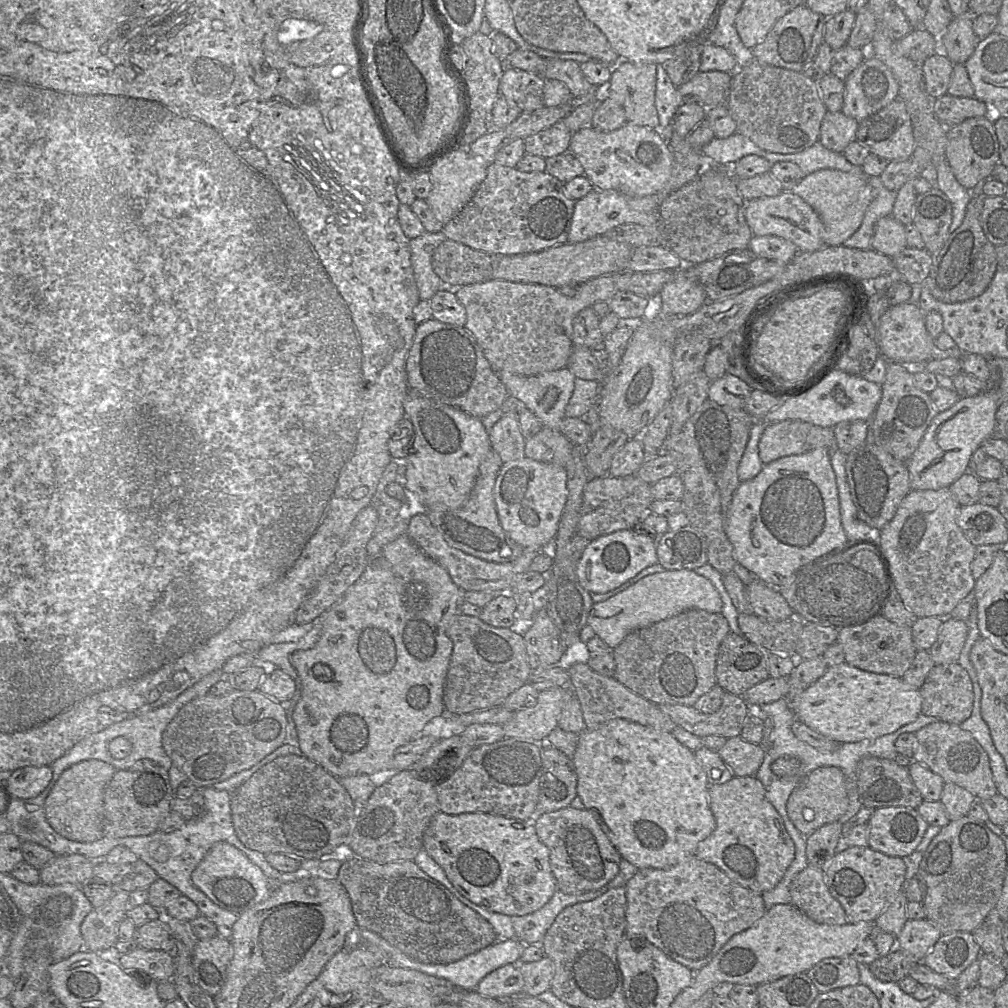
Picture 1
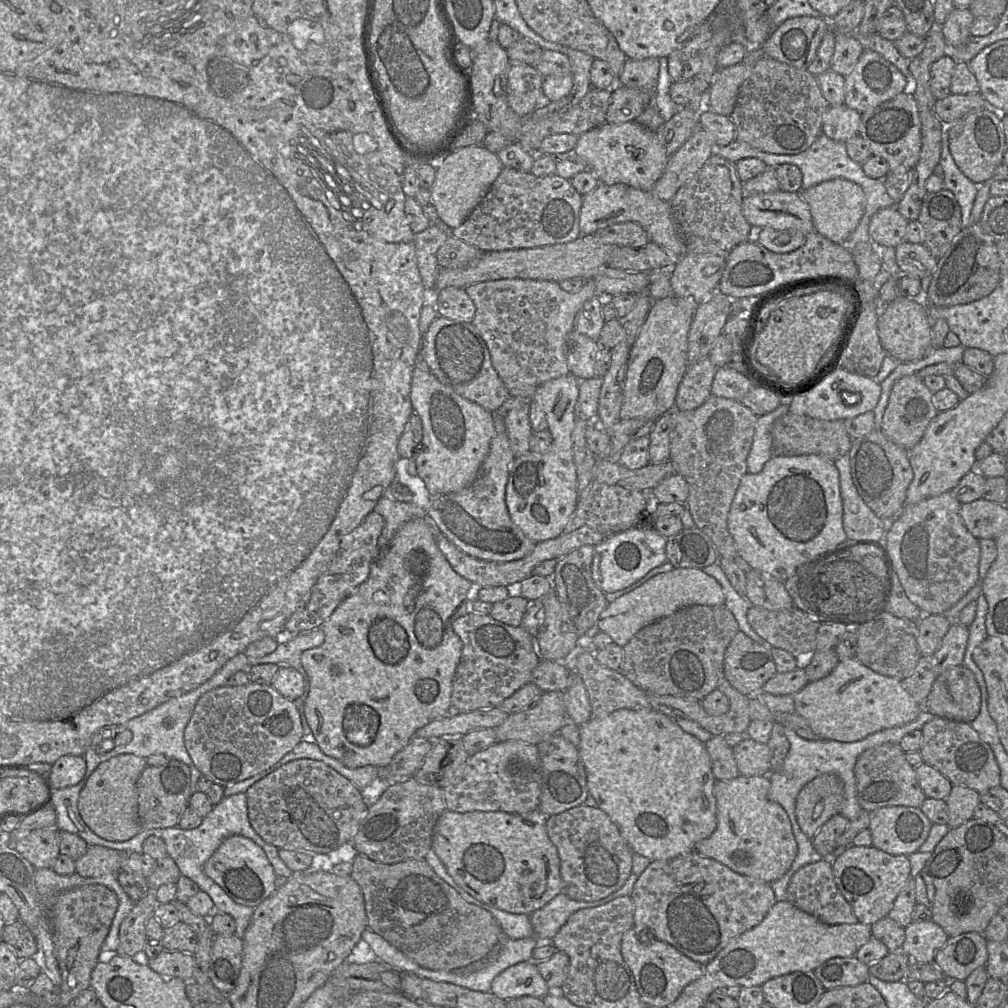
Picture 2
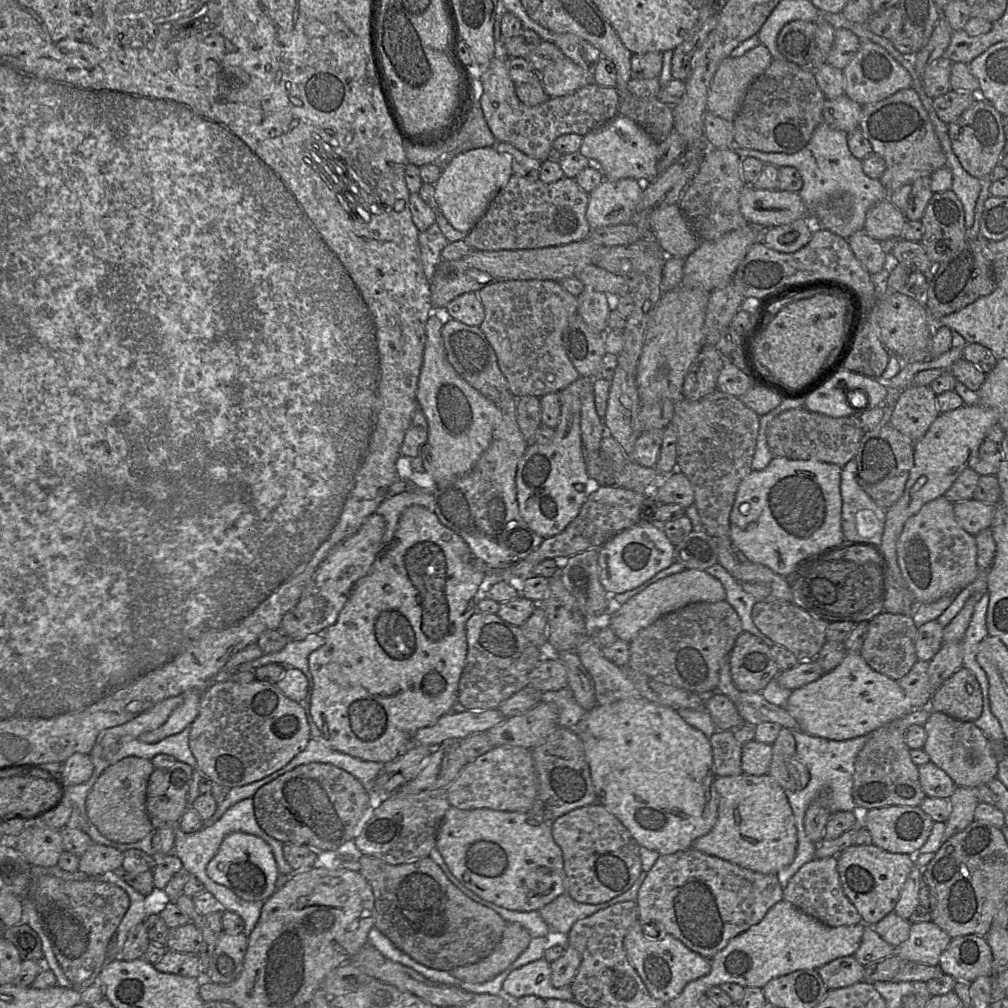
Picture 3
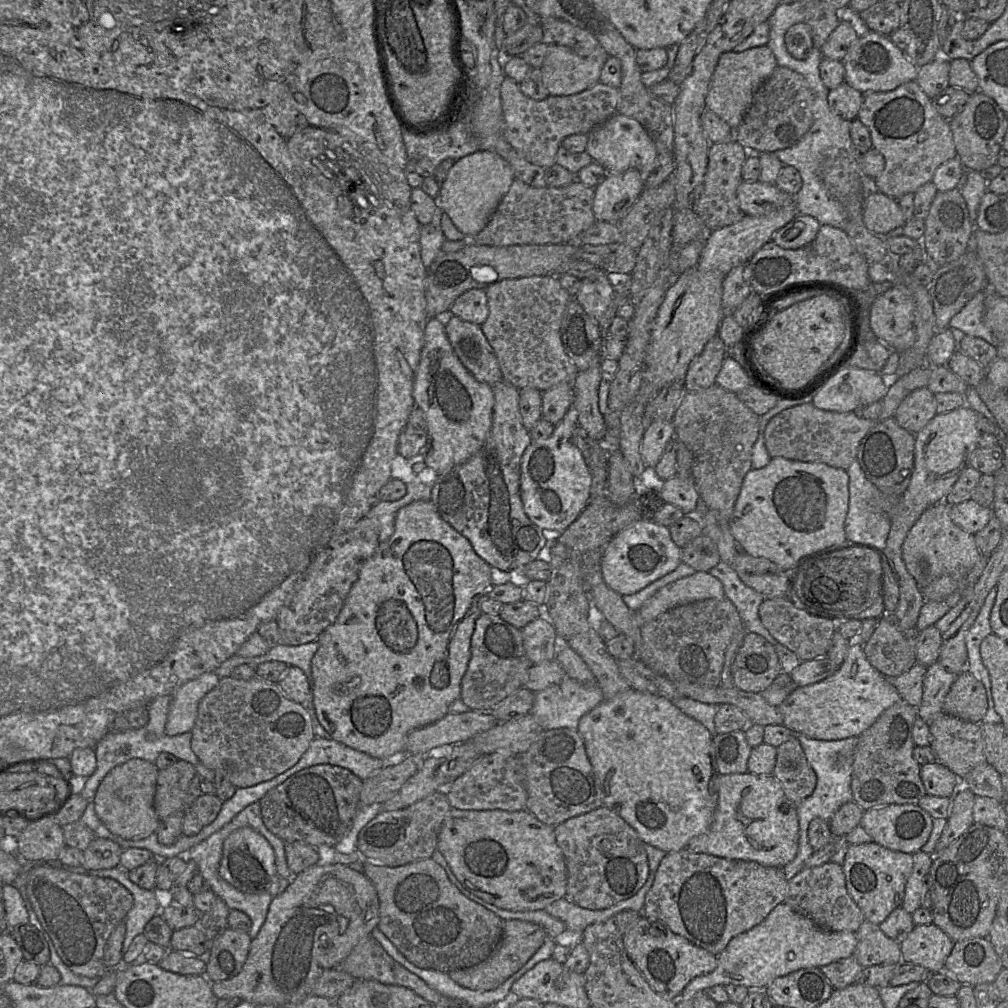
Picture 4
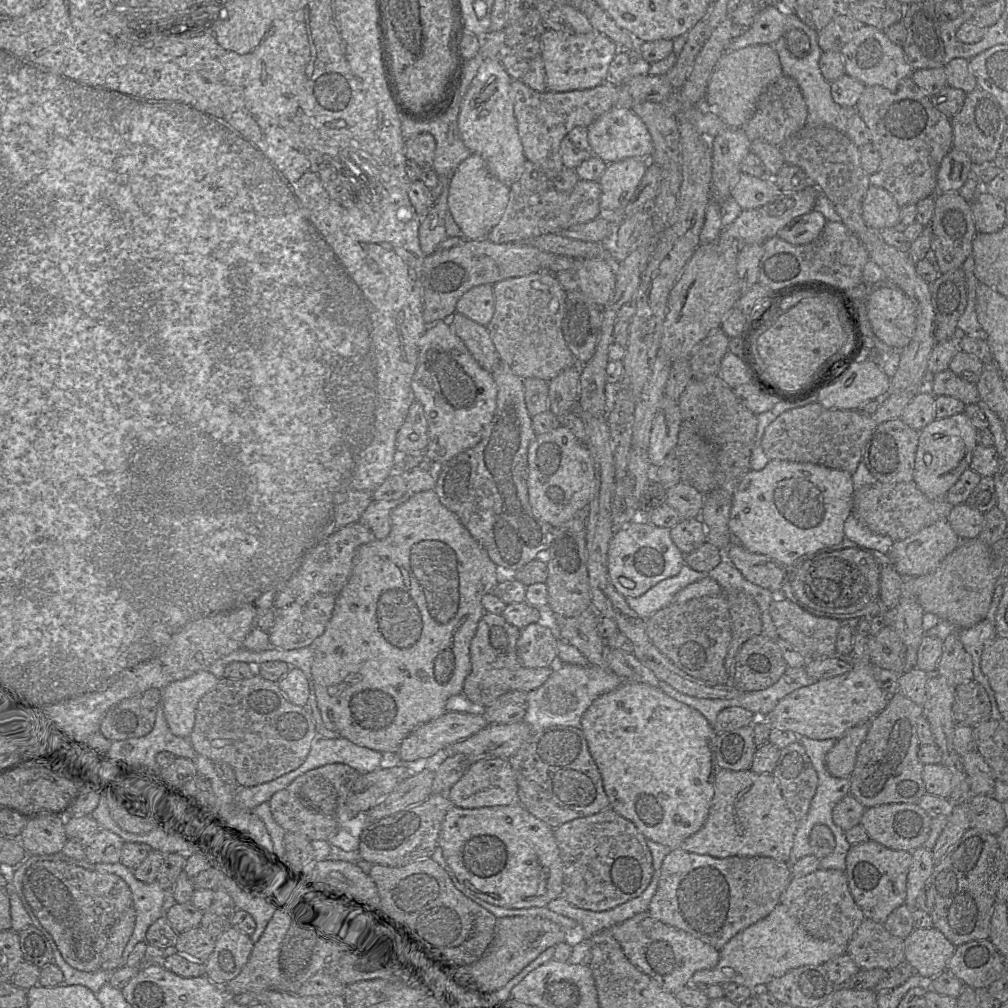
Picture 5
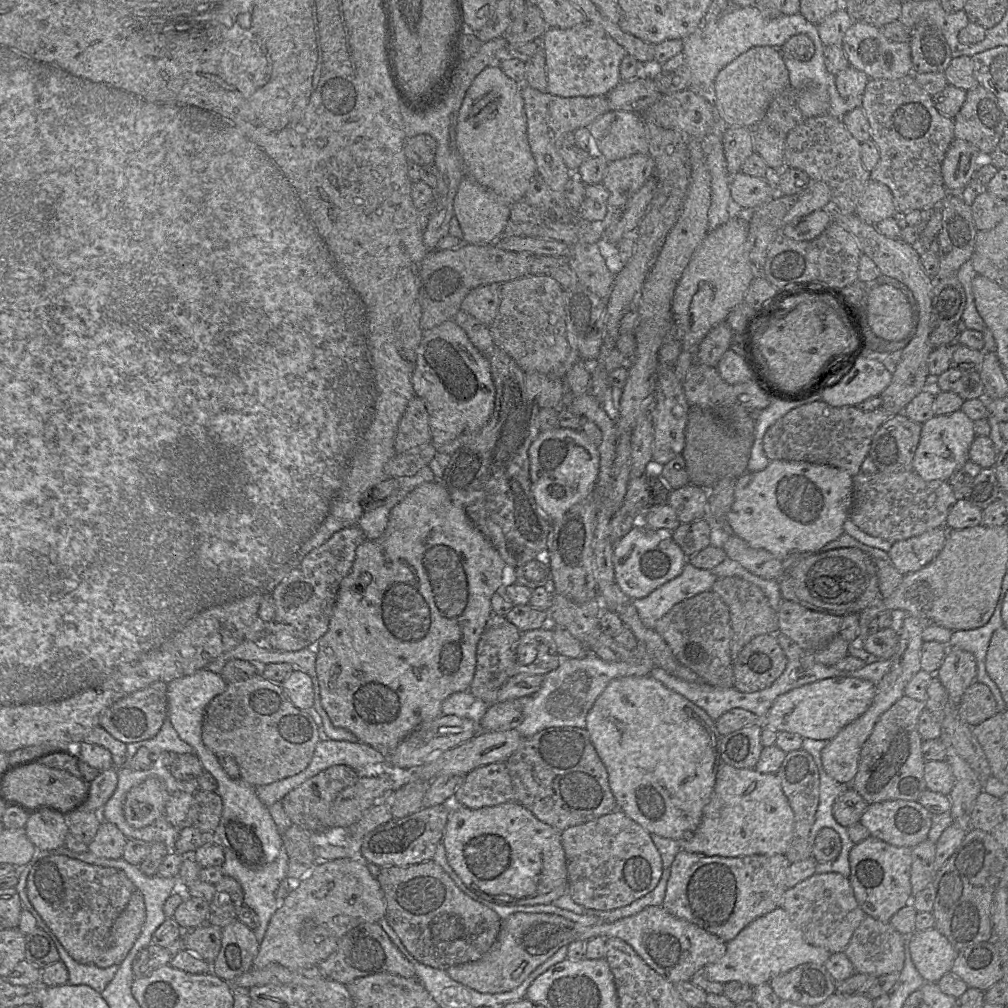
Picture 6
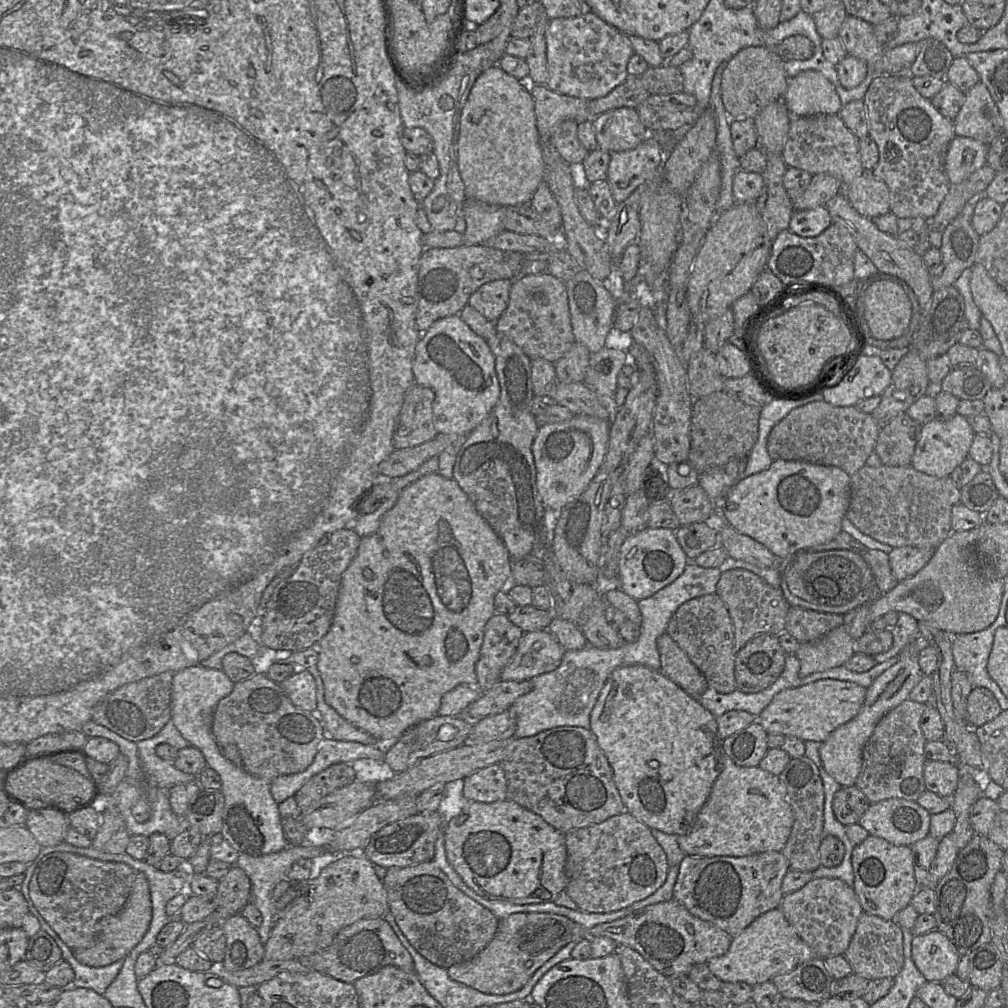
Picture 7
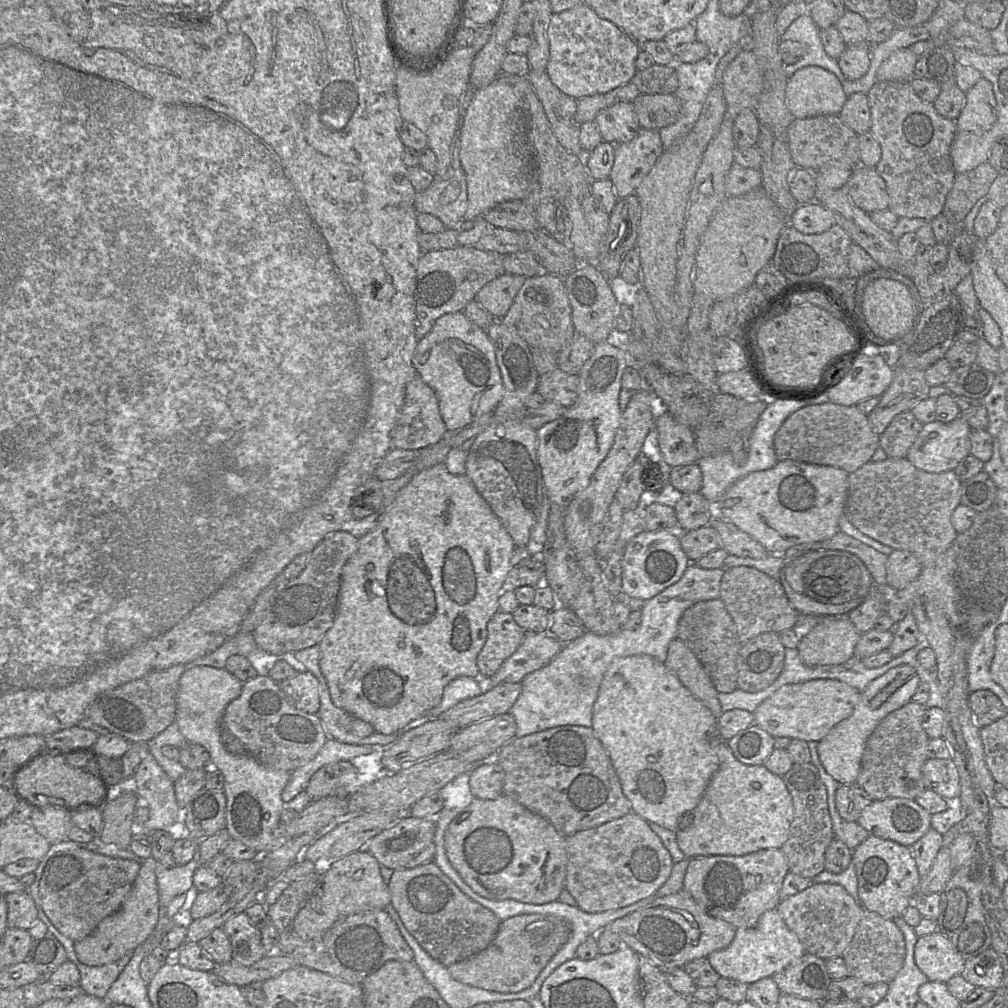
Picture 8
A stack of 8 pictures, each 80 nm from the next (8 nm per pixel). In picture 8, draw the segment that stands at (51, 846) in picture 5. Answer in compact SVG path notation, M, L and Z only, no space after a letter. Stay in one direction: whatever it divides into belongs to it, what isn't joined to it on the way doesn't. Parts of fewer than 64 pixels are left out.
M46 805L32 808L29 822L50 844L66 840L71 828L71 814L59 805Z

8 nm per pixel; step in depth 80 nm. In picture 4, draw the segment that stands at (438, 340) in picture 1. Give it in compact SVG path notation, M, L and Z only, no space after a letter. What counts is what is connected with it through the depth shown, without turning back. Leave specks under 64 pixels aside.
M449 314L444 326L456 356L477 381L493 388L503 380L496 354L479 325Z

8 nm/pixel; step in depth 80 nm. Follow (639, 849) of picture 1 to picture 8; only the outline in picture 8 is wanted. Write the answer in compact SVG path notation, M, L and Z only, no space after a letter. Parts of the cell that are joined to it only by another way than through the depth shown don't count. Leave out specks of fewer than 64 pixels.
M648 655L621 657L612 662L604 674L597 699L593 705L592 729L611 758L623 792L631 802L632 812L648 822L656 823L674 831L681 826L683 817L699 804L710 779L719 768L718 745L721 741L725 741L719 735L717 718L712 712L682 684L677 675L666 667L664 663Z

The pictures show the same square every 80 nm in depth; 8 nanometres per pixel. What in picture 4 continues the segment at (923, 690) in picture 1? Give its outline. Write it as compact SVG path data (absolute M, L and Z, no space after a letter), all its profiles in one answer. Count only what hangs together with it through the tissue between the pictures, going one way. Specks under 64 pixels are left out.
M969 671L959 674L943 702L943 712L960 720L981 723L988 709L983 684Z

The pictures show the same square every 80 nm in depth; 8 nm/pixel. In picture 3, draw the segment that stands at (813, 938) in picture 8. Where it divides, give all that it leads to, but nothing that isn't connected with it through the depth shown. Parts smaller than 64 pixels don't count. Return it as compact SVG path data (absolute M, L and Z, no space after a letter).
M814 858L805 863L789 880L788 884L783 889L783 899L805 914L817 919L829 927L840 927L856 925L862 922L861 916L851 901L845 895L837 871L837 858Z

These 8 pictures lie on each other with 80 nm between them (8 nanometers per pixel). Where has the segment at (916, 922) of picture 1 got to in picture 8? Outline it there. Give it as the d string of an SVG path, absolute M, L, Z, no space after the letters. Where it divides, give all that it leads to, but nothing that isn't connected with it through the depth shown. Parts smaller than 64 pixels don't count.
M939 931L918 938L914 958L929 981L941 983L961 975L965 962L951 941Z

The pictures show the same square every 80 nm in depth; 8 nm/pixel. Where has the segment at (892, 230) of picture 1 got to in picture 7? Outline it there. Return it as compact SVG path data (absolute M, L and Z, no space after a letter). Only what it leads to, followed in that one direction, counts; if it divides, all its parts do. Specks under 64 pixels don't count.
M864 171L843 194L853 208L864 217L873 219L890 212L890 191L886 183L870 171Z

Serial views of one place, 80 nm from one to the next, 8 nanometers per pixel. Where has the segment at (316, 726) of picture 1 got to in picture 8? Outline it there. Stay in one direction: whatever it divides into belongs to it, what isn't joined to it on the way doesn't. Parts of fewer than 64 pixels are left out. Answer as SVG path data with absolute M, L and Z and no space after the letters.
M444 462L436 464L430 468L424 469L415 475L412 480L404 486L396 494L391 505L384 511L383 515L380 517L375 528L358 539L358 545L355 553L347 560L346 564L342 569L341 574L341 586L339 590L337 607L335 611L335 618L330 629L324 634L320 640L319 646L319 667L325 677L327 682L329 693L332 699L333 704L343 709L349 715L352 715L356 718L359 718L367 723L369 723L375 730L375 732L390 735L394 733L401 733L404 729L411 729L414 727L414 724L427 719L427 714L430 710L436 707L441 699L445 687L454 679L460 676L468 676L472 678L479 678L479 669L477 666L477 656L483 648L486 639L487 639L487 624L492 616L499 611L498 599L501 596L502 592L506 589L506 578L513 565L514 558L520 555L519 550L516 549L514 542L501 521L493 513L490 506L478 493L472 481L464 475L452 475L448 472Z

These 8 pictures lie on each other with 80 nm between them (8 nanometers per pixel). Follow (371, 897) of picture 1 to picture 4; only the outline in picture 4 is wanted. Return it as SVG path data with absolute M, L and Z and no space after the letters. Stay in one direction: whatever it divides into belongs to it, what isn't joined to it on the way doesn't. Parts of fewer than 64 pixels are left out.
M432 858L400 866L365 860L363 873L378 895L377 927L419 968L450 972L474 966L486 959L502 938L504 920L463 895Z

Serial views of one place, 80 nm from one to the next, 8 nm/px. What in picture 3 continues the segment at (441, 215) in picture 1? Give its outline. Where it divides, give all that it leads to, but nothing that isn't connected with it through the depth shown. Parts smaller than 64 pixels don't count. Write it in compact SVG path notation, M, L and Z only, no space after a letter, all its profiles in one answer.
M495 147L461 152L442 169L439 179L434 184L438 208L454 229L467 234L483 217L490 203L512 175L508 155L497 152Z

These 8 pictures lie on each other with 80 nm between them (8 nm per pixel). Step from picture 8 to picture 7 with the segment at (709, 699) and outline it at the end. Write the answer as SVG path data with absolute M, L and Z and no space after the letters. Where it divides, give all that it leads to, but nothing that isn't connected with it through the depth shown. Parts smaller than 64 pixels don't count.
M668 634L658 637L657 649L661 662L660 671L698 700L708 688L705 676Z

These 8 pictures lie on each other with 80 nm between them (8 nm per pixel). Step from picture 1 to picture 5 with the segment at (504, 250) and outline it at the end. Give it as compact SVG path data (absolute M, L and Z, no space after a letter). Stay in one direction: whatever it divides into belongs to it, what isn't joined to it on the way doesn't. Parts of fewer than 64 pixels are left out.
M579 180L571 192L559 192L553 188L532 192L516 182L510 187L507 207L499 221L487 235L495 244L524 242L545 234L558 234L576 224L595 220L601 216L599 182Z

